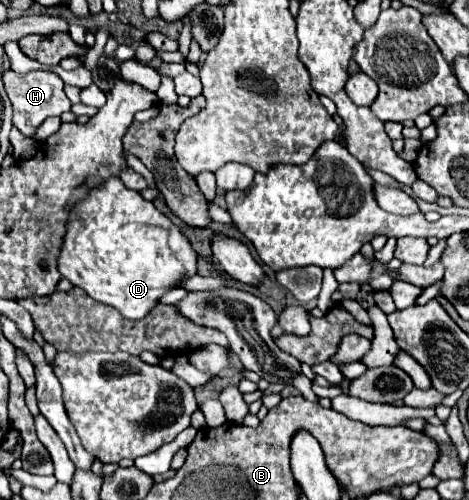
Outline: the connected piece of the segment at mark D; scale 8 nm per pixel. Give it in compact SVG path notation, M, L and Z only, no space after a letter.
M109 178L101 188L91 190L87 200L81 200L73 208L57 262L63 278L73 286L83 288L93 300L117 308L127 320L145 318L155 306L159 306L163 294L199 272L199 256L181 228L157 210L153 202L143 200L139 192L127 188L119 178Z

